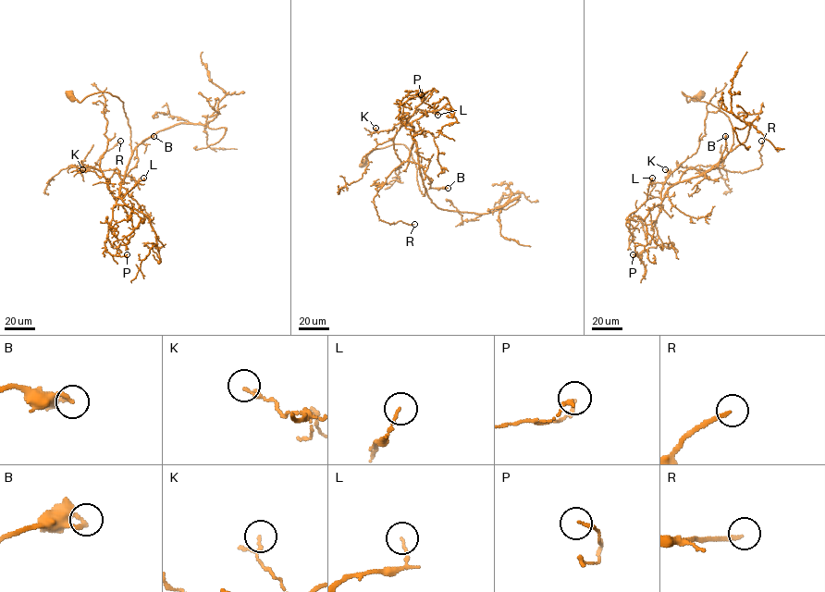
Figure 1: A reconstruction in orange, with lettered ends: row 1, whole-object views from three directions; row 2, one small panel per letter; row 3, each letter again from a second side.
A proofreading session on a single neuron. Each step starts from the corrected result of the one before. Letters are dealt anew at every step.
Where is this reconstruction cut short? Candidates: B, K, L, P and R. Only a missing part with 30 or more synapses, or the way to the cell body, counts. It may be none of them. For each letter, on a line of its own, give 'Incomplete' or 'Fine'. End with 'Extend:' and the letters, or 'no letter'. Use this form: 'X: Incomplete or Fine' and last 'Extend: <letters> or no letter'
B: Fine
K: Fine
L: Fine
P: Fine
R: Fine
Extend: no letter

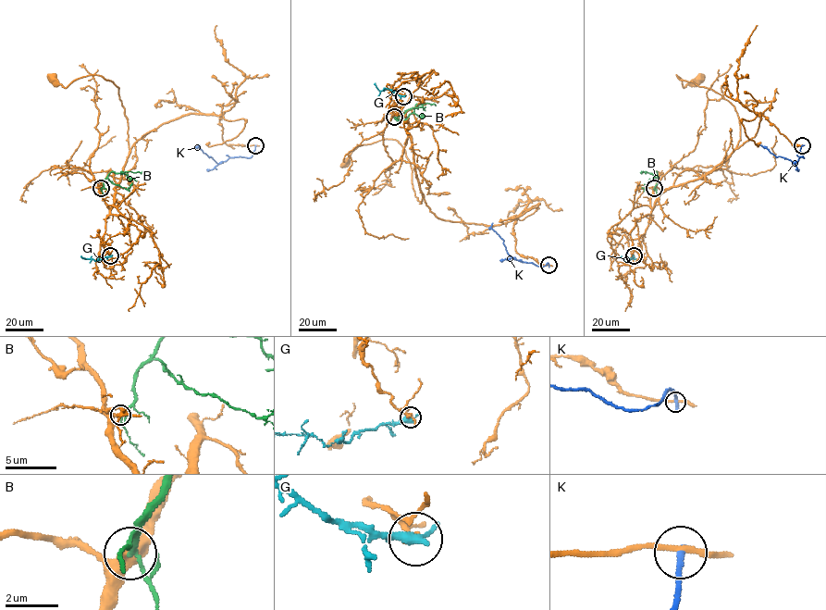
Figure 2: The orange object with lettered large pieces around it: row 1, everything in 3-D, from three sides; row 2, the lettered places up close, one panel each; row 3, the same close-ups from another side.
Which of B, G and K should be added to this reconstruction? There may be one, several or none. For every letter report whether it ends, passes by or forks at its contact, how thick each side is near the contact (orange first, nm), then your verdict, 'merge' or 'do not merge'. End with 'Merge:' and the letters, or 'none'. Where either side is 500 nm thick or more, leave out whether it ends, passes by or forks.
B: it passes by | 320/190 nm | merge
G: it ends | 130/480 nm | do not merge
K: it ends | 200/280 nm | do not merge
Merge: B

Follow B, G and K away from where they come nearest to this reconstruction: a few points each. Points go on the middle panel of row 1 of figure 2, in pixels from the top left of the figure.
B: (394, 117), (397, 120), (404, 119), (420, 105), (436, 105)
G: (403, 96), (388, 89), (380, 91), (375, 83)
K: (548, 265), (548, 263), (539, 267), (511, 257), (504, 241), (491, 227), (492, 223)

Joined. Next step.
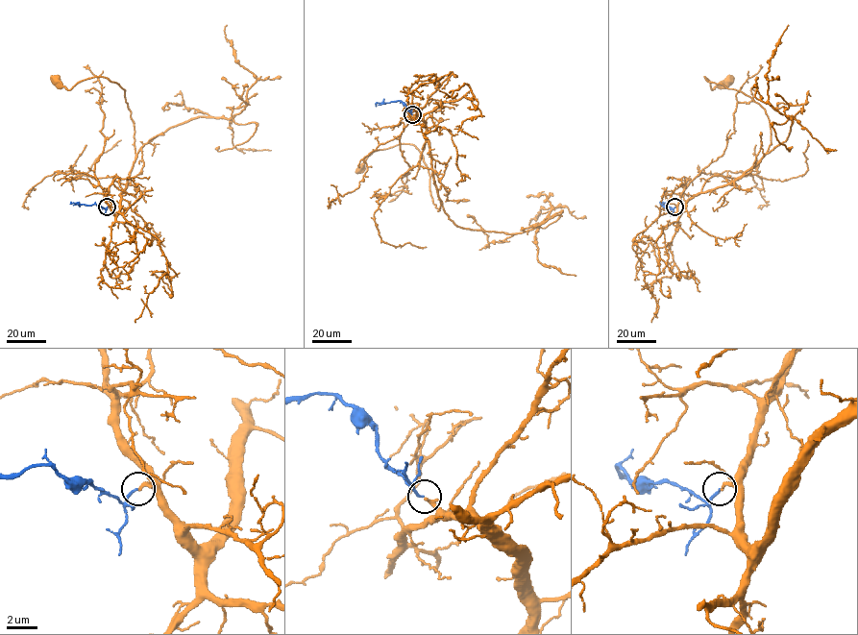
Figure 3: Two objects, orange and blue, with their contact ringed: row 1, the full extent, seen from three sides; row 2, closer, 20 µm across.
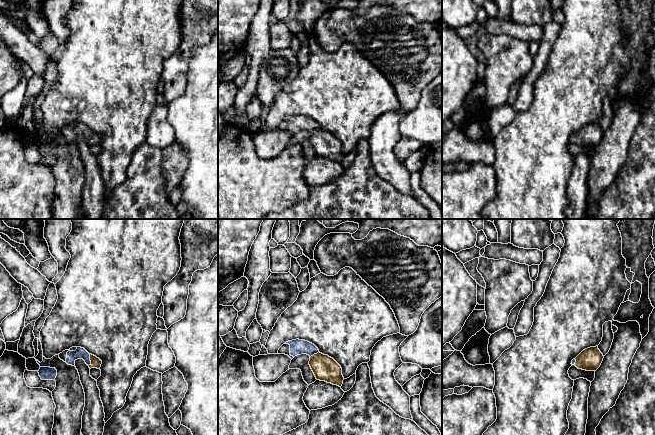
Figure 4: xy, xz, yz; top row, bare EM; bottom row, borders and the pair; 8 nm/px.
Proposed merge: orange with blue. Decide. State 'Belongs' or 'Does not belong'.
Belongs

